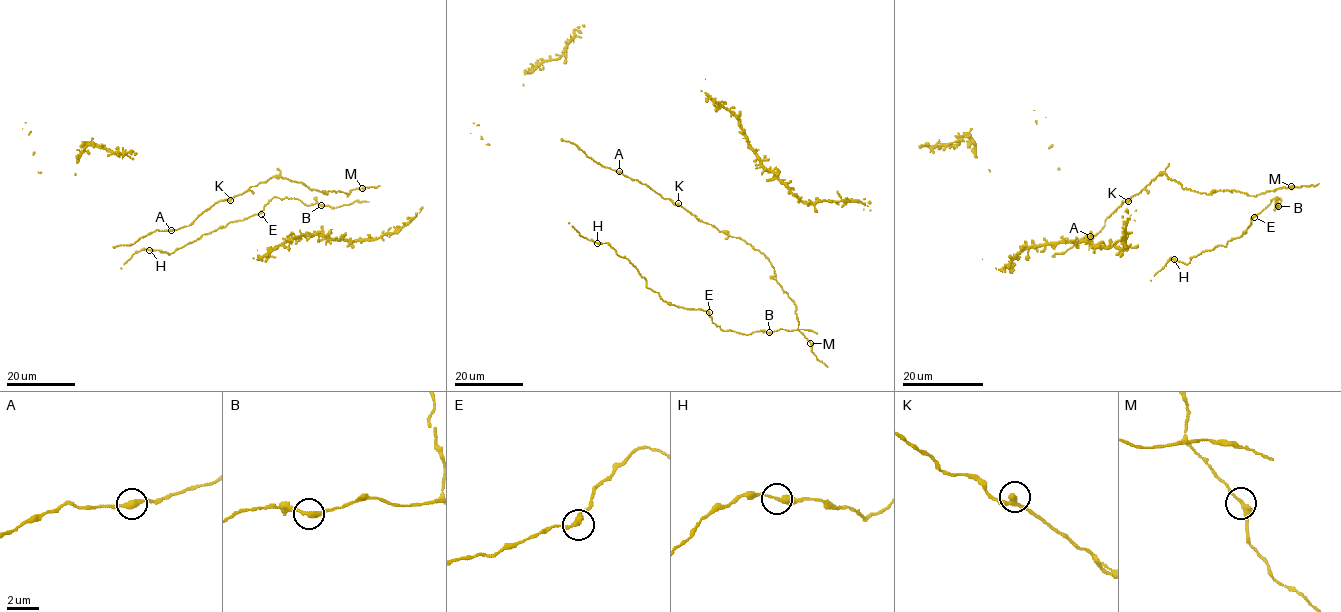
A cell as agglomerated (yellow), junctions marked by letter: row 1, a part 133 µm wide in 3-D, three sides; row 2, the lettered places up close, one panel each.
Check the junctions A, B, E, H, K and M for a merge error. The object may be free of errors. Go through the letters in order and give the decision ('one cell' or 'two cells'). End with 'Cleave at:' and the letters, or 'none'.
A: one cell
B: one cell
E: one cell
H: one cell
K: one cell
M: one cell
Cleave at: none

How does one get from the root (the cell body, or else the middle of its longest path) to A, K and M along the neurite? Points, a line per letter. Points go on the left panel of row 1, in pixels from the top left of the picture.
A: (298, 182), (272, 177), (240, 195), (215, 202), (188, 226), (171, 230)
K: (298, 182), (272, 177), (230, 200)
M: (298, 182), (326, 195), (328, 191), (341, 191), (347, 196), (351, 190), (362, 188)

